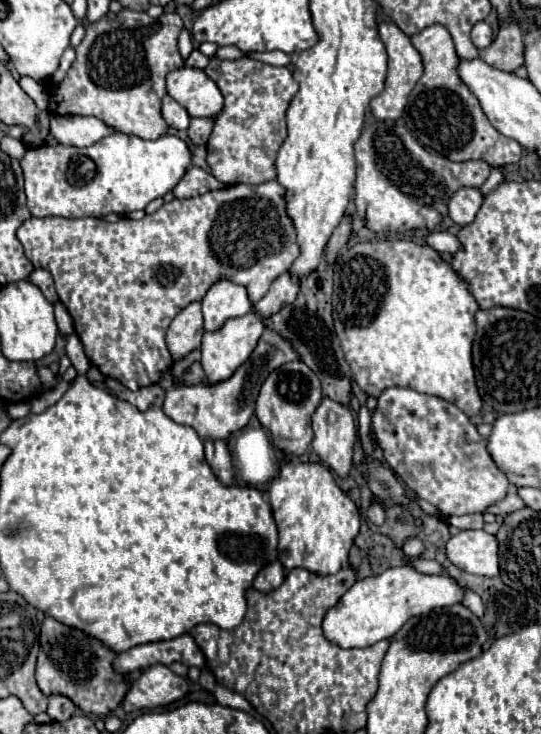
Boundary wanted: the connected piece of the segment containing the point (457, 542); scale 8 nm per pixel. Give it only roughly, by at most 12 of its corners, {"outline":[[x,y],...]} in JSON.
{"outline":[[461,531],[447,541],[459,569],[497,577],[497,539]]}

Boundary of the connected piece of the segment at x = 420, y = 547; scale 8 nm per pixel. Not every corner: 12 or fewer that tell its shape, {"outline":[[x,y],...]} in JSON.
{"outline":[[407,537],[403,553],[419,557],[425,551],[425,543],[419,537]]}

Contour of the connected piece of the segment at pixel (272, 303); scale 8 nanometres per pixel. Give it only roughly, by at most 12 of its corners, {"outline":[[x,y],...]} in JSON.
{"outline":[[289,273],[273,281],[269,293],[253,305],[255,313],[271,317],[293,303],[299,283]]}

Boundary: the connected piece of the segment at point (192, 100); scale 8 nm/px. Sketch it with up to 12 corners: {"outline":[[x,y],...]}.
{"outline":[[201,69],[169,73],[167,93],[189,117],[217,117],[219,87]]}

